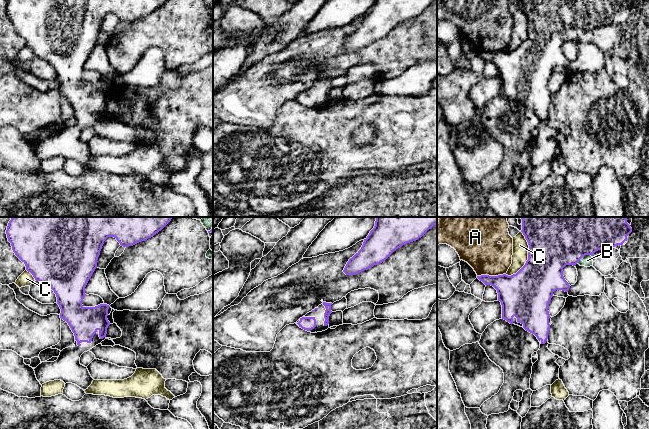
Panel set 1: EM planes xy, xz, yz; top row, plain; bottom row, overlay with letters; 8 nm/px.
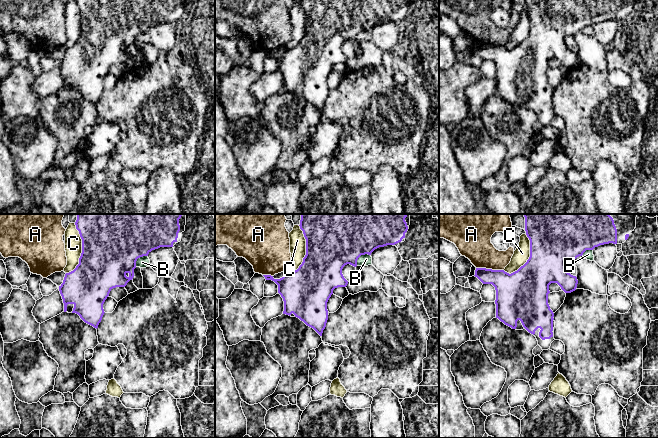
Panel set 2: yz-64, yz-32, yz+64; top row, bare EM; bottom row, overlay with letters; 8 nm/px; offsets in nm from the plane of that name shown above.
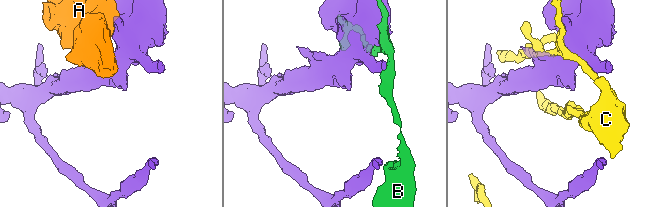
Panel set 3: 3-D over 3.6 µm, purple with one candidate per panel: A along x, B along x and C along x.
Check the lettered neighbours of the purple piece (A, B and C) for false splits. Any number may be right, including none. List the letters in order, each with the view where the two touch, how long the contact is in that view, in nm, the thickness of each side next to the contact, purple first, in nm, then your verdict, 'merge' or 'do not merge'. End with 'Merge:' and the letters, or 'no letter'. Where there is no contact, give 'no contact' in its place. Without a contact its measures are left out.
A: yz | 240 nm | 300/300 nm | do not merge
B: yz | 130 nm | 360/90 nm | do not merge
C: yz | 380 nm | 360/130 nm | do not merge
Merge: no letter

